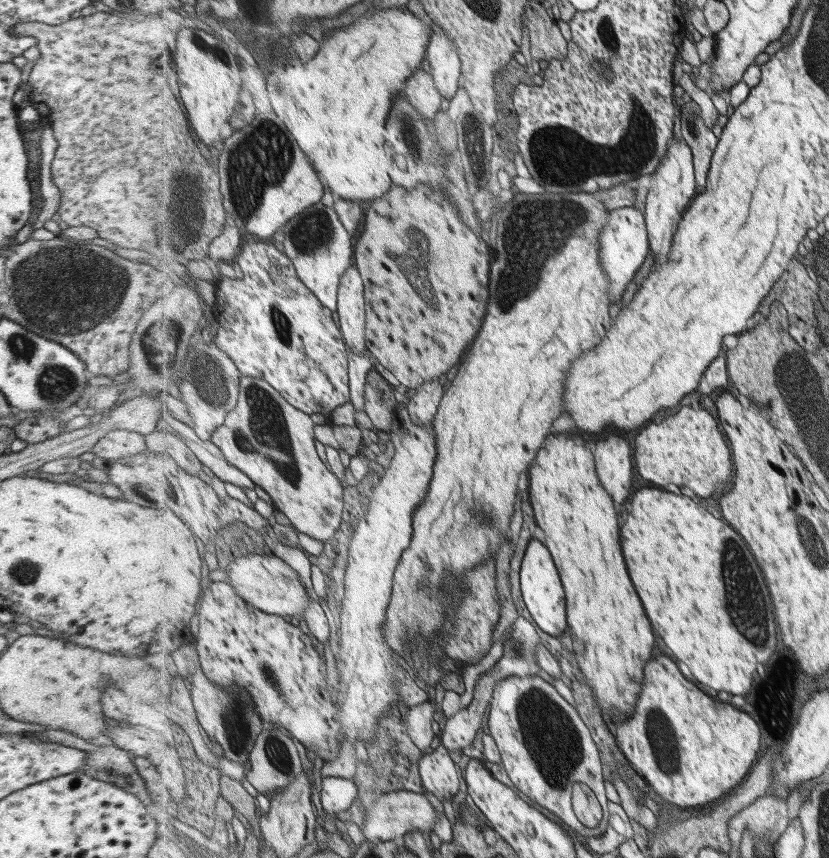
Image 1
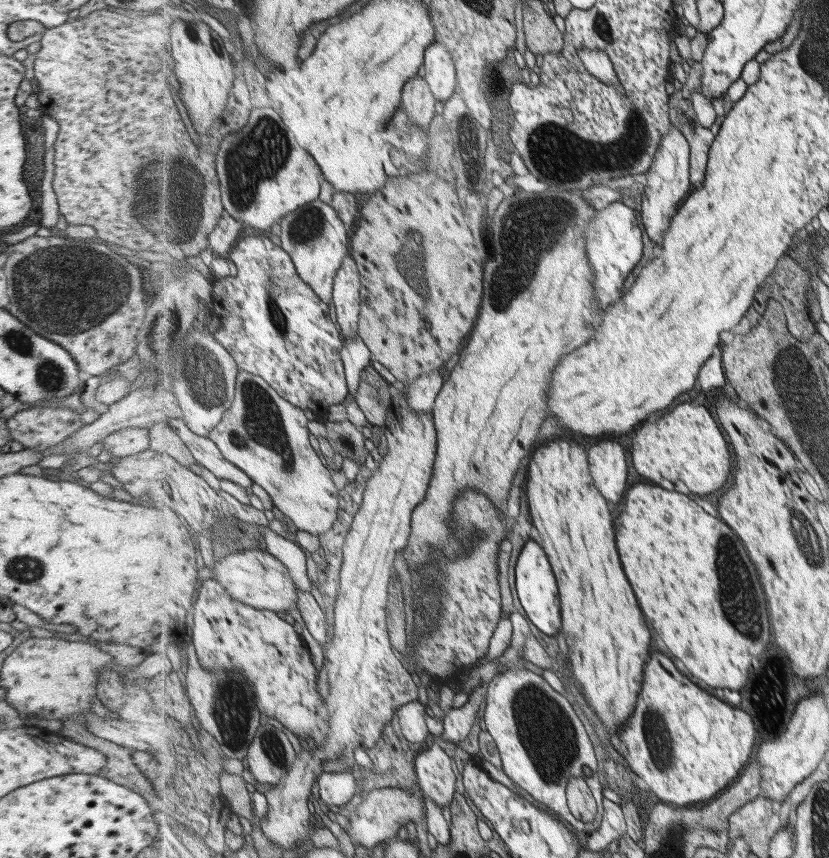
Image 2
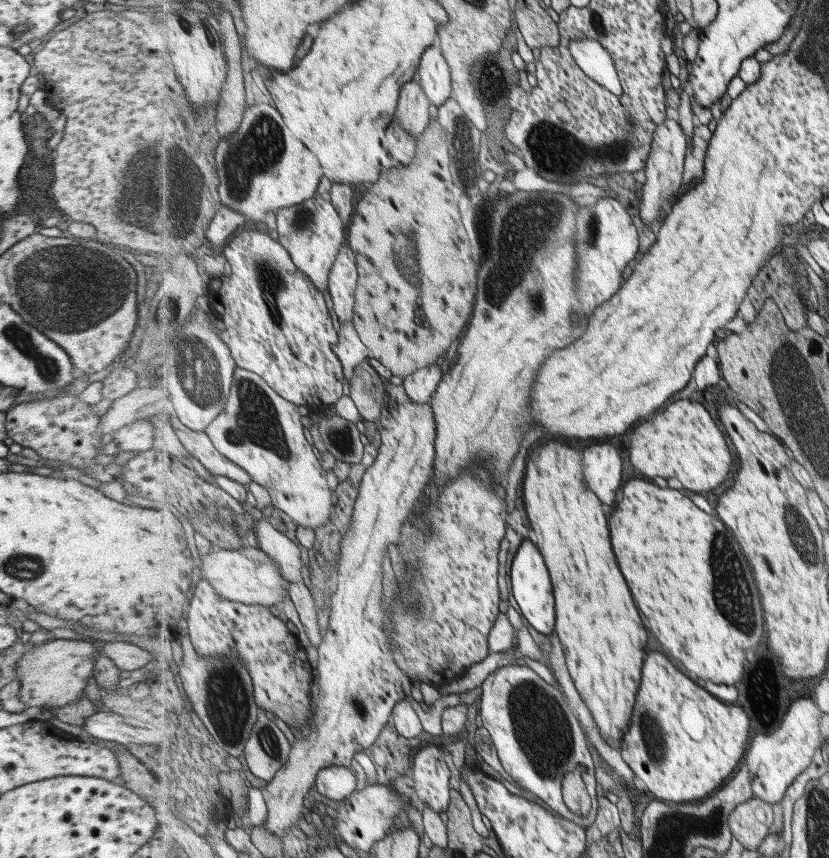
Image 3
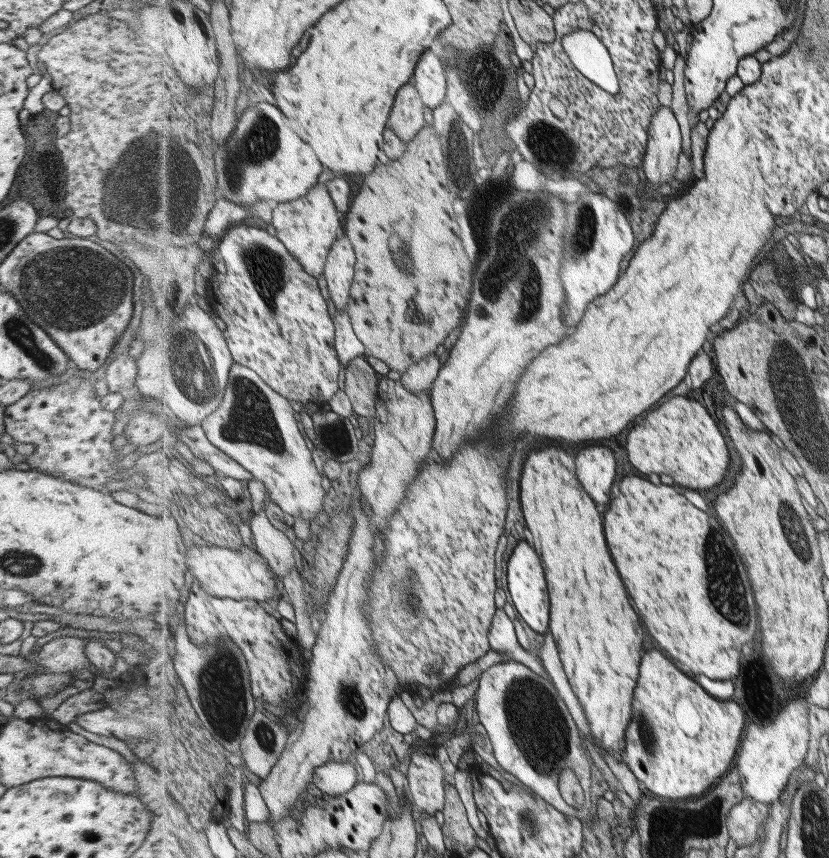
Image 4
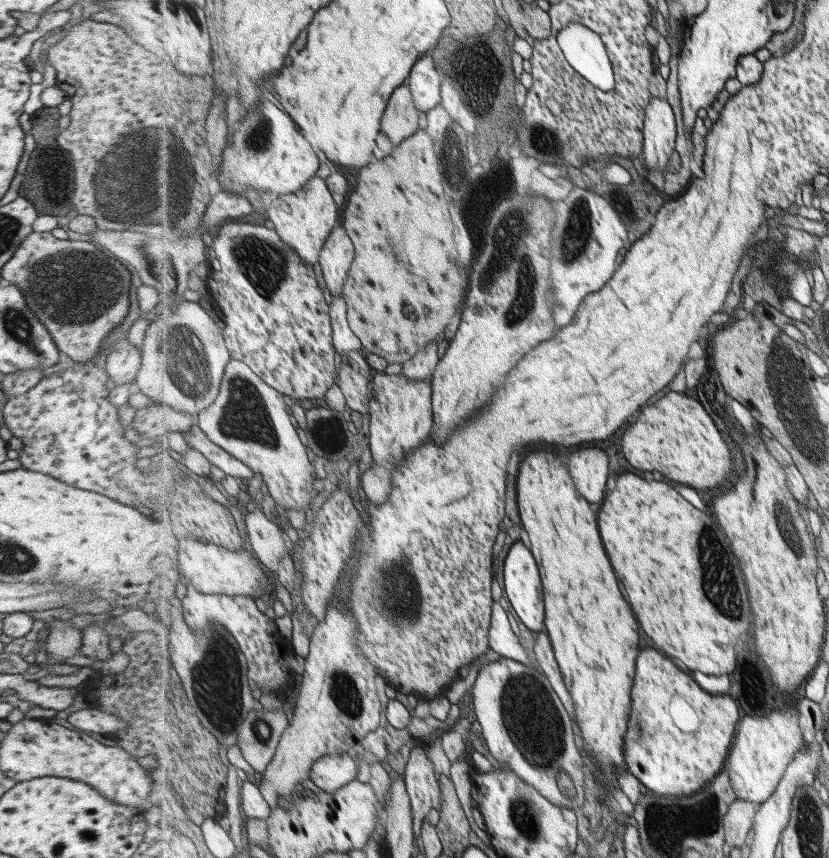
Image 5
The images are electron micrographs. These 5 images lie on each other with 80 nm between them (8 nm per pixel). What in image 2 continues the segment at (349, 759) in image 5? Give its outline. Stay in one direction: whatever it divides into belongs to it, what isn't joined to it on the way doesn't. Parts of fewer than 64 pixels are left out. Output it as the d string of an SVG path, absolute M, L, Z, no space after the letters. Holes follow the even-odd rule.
M353 772L345 773L325 773L318 777L319 795L323 800L322 804L333 803L343 808L355 794L360 792L357 780Z

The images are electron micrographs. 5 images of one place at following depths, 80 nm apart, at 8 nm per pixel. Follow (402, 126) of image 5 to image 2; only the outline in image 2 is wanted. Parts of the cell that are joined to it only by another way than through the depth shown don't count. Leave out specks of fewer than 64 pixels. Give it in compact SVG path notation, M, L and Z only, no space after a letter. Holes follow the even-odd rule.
M417 76L406 83L402 95L402 107L409 113L411 120L421 128L427 130L430 127L436 115L437 102L423 76Z

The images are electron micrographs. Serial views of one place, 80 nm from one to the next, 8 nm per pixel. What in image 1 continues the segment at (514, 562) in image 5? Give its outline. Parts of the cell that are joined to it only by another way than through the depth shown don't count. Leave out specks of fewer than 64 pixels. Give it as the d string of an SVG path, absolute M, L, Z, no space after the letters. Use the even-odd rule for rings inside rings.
M542 538L531 539L520 568L520 590L530 615L541 630L560 638L569 626L567 624L566 589L550 549Z

